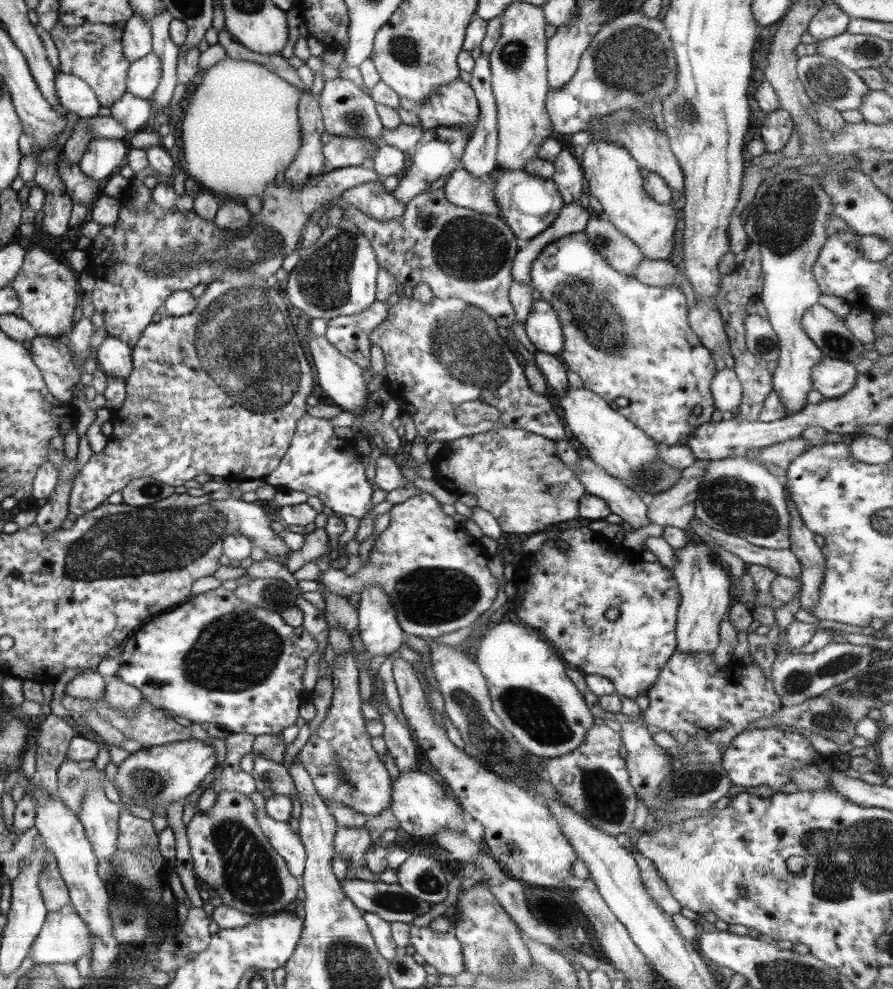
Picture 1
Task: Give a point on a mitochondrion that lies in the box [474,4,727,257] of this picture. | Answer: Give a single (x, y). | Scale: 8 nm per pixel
(633, 60)

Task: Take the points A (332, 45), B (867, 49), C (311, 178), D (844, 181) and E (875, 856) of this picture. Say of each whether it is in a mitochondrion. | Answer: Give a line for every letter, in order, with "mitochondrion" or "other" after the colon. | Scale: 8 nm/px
A: other
B: mitochondrion
C: other
D: mitochondrion
E: mitochondrion

